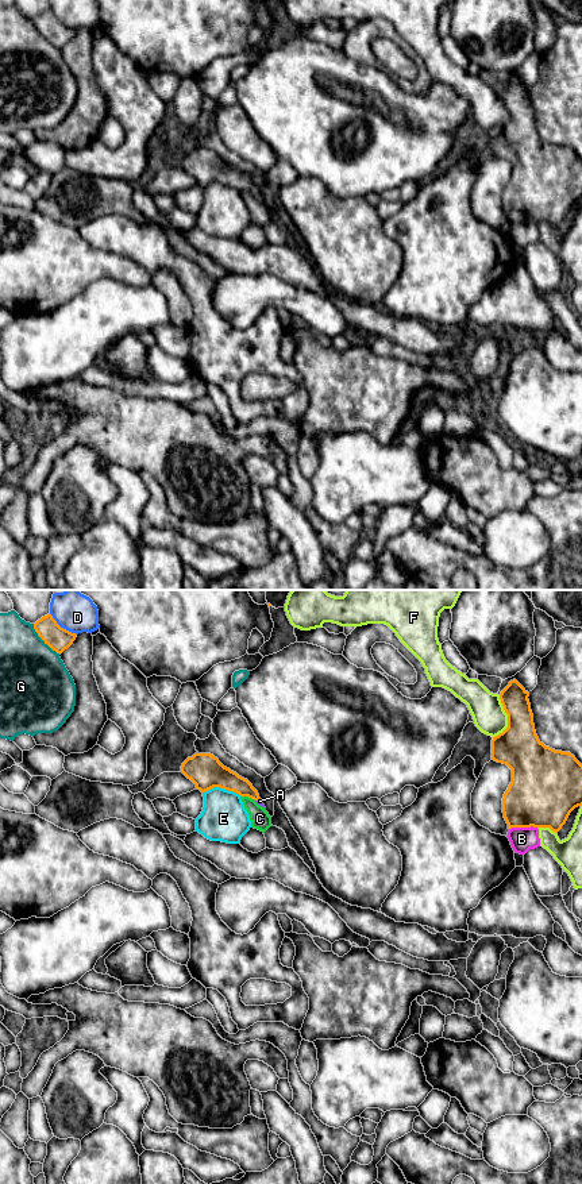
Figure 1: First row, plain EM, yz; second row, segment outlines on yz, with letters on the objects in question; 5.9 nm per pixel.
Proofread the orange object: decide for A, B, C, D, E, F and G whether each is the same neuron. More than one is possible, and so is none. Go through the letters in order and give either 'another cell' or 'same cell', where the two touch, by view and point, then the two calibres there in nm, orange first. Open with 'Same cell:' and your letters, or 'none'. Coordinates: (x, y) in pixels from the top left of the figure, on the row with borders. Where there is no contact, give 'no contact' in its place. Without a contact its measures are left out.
Same cell: A
A: same cell; contact yz (257, 799); calibres 130 and 40 nm
B: another cell; contact yz (523, 826); calibres 400 and 140 nm
C: another cell; contact yz (247, 795); calibres 160 and 120 nm
D: another cell; contact yz (62, 628); calibres 140 and 240 nm
E: another cell; contact yz (222, 787); calibres 200 and 280 nm
F: another cell; contact yz (508, 718); calibres 260 and 190 nm
G: another cell; contact yz (43, 640); calibres 140 and 400 nm

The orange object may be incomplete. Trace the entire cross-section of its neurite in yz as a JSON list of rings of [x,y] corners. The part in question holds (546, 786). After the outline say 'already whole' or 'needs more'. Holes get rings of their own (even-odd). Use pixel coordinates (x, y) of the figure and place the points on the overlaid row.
[[[516,679],[500,694],[508,728],[493,737],[492,760],[512,770],[502,813],[508,829],[550,828],[558,834],[570,813],[582,806],[582,764],[539,740],[528,697]]]; already whole

